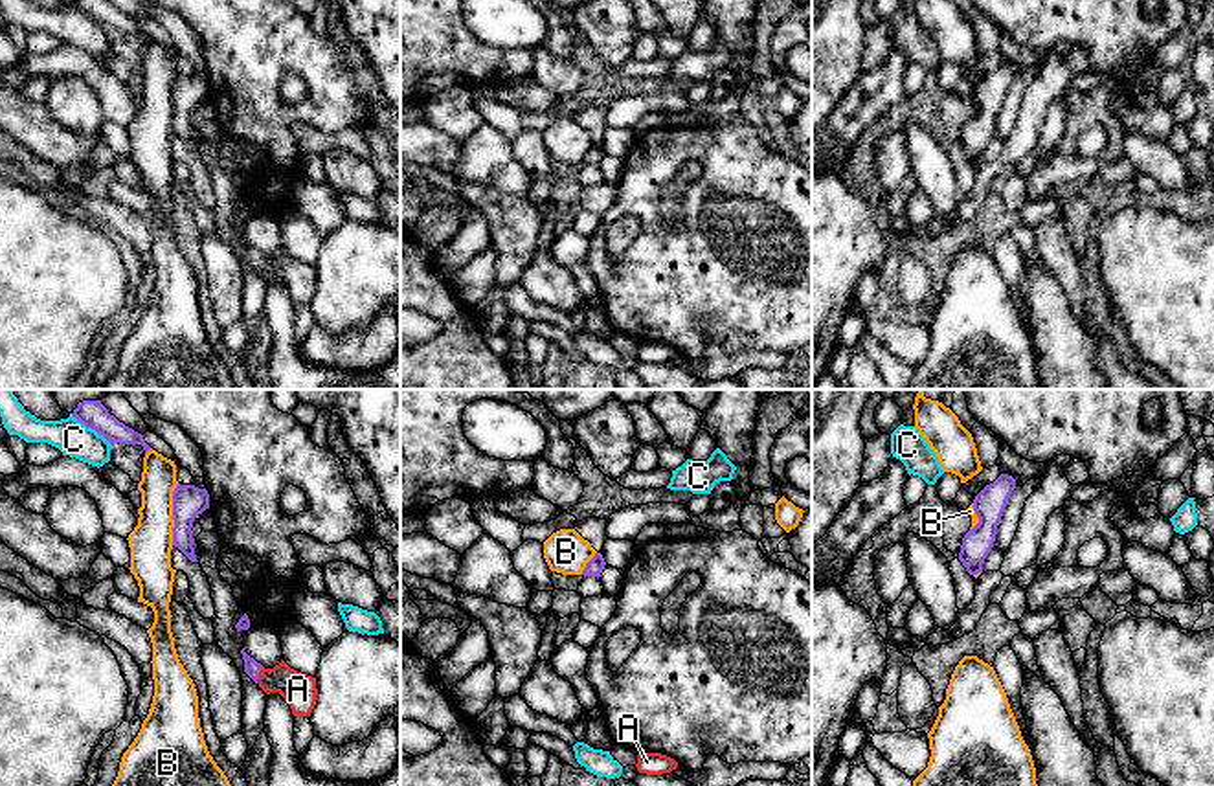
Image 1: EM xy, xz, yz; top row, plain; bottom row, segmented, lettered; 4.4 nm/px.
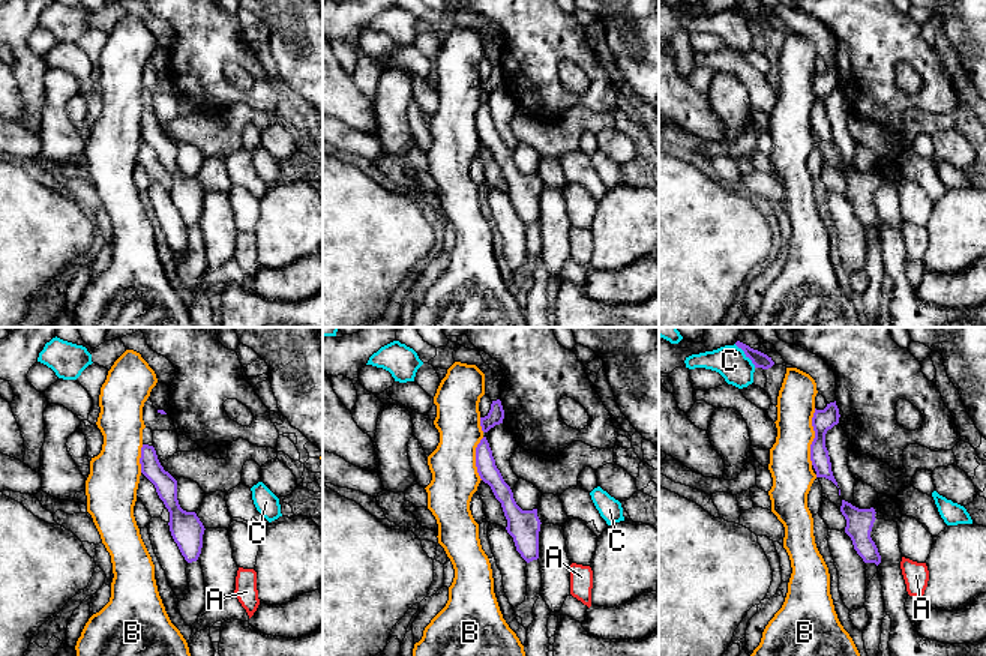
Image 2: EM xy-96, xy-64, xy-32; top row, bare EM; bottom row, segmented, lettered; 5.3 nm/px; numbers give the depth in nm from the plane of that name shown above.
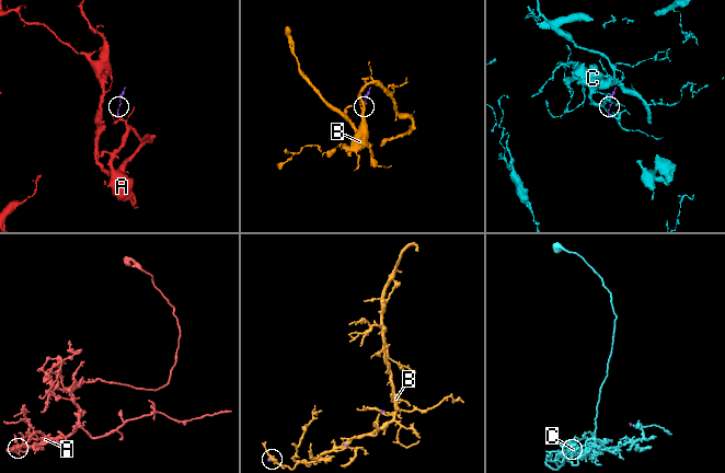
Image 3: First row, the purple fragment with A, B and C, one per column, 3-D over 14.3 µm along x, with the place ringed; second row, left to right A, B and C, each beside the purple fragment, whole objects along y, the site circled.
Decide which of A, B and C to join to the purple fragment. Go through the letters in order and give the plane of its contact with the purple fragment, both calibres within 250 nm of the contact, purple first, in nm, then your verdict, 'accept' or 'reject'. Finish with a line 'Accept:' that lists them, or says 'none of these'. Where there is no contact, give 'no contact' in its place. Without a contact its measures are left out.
A: xy | 70/150 nm | reject
B: xy | 140/190 nm | accept
C: xy | 100/150 nm | reject
Accept: B

